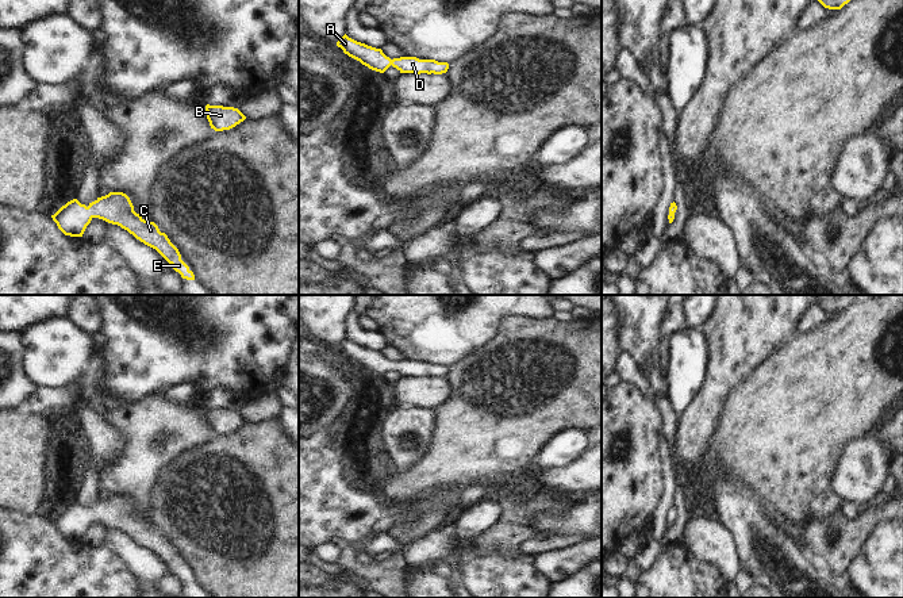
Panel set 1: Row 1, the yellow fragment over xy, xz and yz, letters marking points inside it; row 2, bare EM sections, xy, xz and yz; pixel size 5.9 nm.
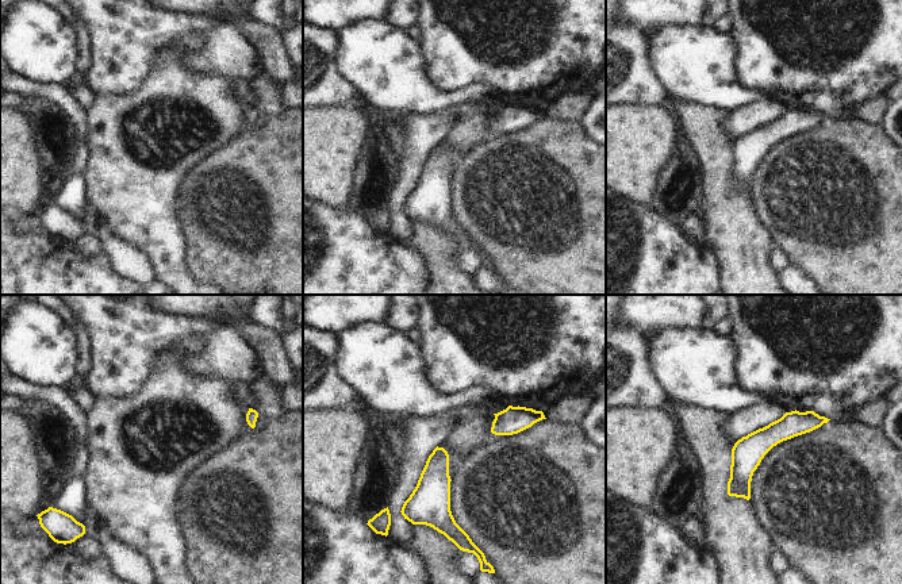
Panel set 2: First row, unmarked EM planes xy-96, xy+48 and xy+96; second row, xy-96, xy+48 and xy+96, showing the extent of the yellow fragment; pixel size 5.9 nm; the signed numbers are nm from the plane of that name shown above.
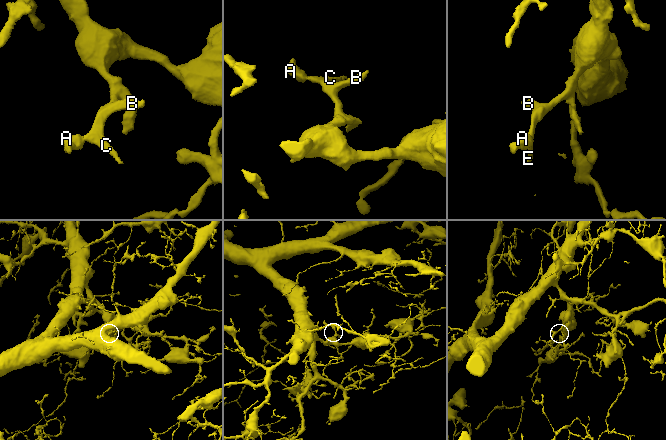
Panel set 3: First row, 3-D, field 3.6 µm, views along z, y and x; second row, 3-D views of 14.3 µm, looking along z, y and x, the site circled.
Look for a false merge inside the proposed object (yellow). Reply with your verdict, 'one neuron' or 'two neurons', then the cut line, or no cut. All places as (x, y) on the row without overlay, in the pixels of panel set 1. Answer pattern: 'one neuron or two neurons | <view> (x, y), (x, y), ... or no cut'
one neuron | no cut

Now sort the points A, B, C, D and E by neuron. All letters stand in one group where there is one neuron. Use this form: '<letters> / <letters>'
A B C D E

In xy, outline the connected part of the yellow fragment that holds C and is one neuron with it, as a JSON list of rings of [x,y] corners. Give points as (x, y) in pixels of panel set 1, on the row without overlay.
[[[109,495],[87,510],[77,502],[68,505],[54,518],[58,532],[70,540],[82,540],[93,521],[118,528],[145,548],[155,552],[182,582],[195,583],[193,575],[181,563],[178,552],[161,536],[154,525],[145,524],[134,514],[130,501],[123,495]]]

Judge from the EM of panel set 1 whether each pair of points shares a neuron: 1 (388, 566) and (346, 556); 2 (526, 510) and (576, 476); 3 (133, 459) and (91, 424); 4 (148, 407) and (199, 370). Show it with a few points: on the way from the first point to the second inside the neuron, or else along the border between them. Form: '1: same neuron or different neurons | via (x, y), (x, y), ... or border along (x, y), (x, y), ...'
1: same neuron | via (377, 570), (360, 570), (356, 567)
2: different neurons | border along (542, 486), (556, 493), (579, 495)
3: different neurons | border along (104, 420), (120, 433), (122, 447), (95, 466)
4: different neurons | border along (168, 384), (149, 390), (135, 399)

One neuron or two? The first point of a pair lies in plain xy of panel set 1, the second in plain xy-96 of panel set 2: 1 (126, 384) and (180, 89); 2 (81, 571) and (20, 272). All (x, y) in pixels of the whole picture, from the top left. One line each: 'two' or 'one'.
1: two
2: one

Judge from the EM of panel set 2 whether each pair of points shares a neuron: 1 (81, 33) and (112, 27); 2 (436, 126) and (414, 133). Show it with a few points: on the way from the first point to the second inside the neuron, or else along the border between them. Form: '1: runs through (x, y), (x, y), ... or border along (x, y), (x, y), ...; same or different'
1: border along (76, 16), (88, 35), (91, 62); different
2: runs through (430, 127), (419, 133); same

